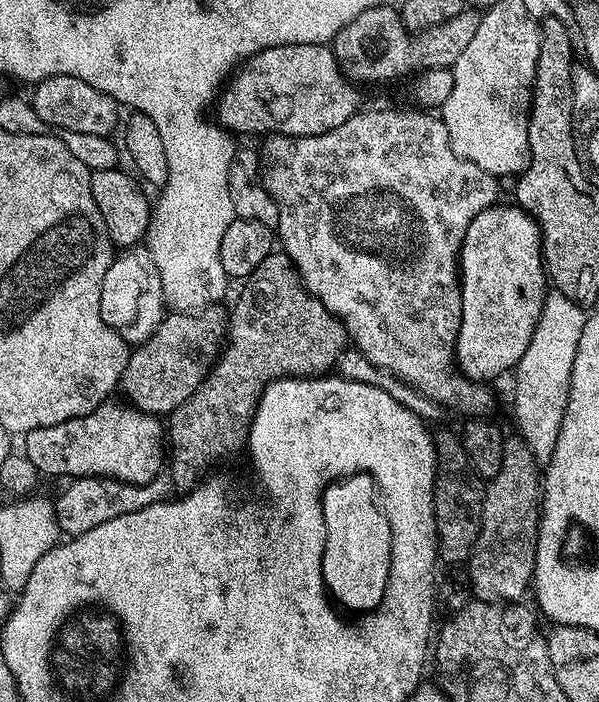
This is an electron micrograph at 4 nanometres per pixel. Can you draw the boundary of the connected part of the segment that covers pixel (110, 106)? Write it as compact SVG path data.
M51 76L35 85L31 92L32 109L38 114L38 118L42 118L42 122L46 122L52 130L111 137L116 123L120 124L122 120L121 109L116 100L102 94L102 90L94 90L94 86L82 82L82 78Z

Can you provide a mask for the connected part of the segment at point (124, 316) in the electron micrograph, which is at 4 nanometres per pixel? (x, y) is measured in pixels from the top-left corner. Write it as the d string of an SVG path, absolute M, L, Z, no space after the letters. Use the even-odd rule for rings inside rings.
M133 246L113 259L110 270L106 270L106 278L102 278L100 313L102 322L106 322L106 326L117 332L129 346L141 344L158 330L166 315L166 305L162 278L147 247Z

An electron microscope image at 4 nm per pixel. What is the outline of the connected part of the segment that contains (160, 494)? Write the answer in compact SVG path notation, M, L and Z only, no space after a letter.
M169 475L156 476L148 484L122 483L111 478L79 477L75 479L60 496L55 499L55 517L58 518L61 533L69 537L80 536L87 530L109 521L110 518L120 517L122 514L134 513L146 506L158 504L167 499L173 489Z

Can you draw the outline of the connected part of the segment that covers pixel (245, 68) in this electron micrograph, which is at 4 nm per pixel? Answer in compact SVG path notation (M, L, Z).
M287 44L286 46L274 46L267 48L261 52L256 52L239 65L233 71L230 79L223 85L222 91L218 96L218 103L215 105L216 116L220 127L228 129L233 134L245 132L246 135L252 136L255 132L264 132L263 134L275 134L277 136L317 136L318 134L326 134L330 130L334 130L338 126L342 126L342 122L346 122L355 112L361 107L360 96L357 85L349 80L340 70L340 64L336 61L336 55L332 53L331 47L328 44Z

